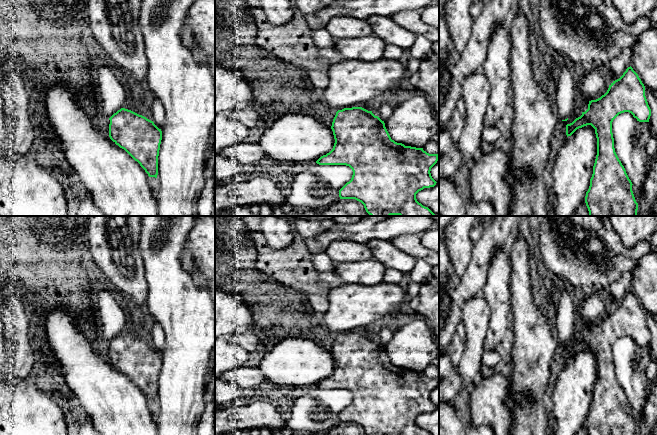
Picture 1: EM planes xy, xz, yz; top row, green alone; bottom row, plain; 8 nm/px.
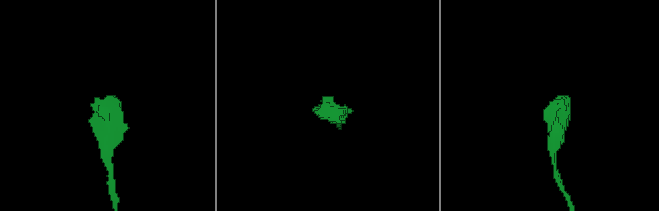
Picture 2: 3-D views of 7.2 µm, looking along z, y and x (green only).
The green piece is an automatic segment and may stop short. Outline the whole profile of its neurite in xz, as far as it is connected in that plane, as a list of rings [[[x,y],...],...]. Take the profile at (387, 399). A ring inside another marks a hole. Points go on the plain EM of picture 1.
[[[352,331],[352,332],[344,332],[342,334],[338,334],[333,343],[331,353],[333,355],[335,367],[333,373],[327,377],[326,379],[321,380],[316,387],[319,389],[346,389],[349,390],[353,399],[349,406],[347,406],[340,414],[339,421],[340,423],[355,423],[361,426],[364,429],[366,435],[431,435],[428,431],[423,430],[416,423],[416,418],[423,414],[424,412],[434,411],[436,409],[436,405],[431,400],[431,392],[438,385],[438,378],[429,378],[423,374],[423,372],[416,372],[411,370],[405,370],[402,367],[397,367],[391,363],[384,345],[382,345],[378,340],[375,340],[372,335],[368,335],[362,331]]]

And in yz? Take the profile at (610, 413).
[[[631,290],[609,309],[604,319],[589,325],[588,333],[580,341],[566,349],[567,361],[587,349],[595,353],[597,379],[585,420],[588,435],[638,434],[633,408],[614,372],[612,346],[624,336],[631,337],[639,346],[649,346],[651,340],[645,310]]]

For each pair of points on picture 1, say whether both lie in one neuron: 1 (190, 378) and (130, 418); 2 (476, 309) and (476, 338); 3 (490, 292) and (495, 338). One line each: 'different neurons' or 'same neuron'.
1: different neurons
2: same neuron
3: same neuron

